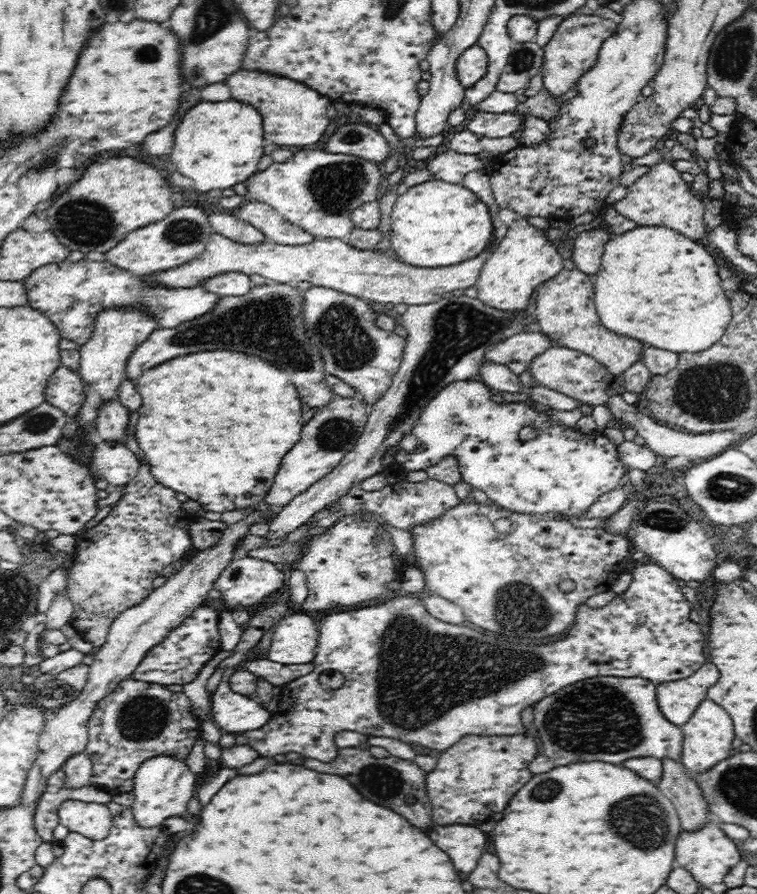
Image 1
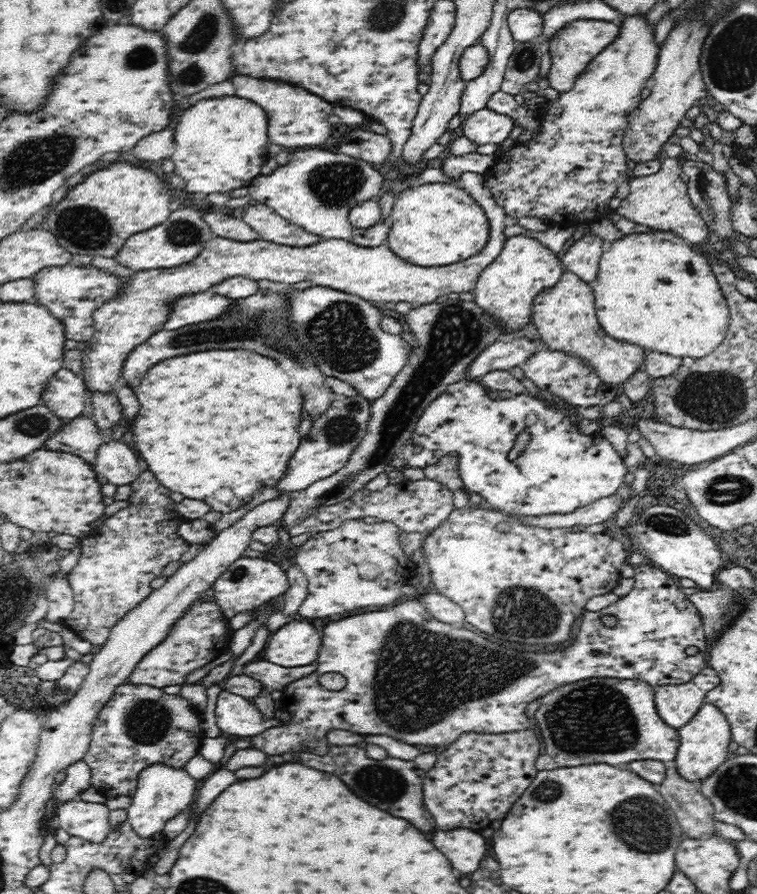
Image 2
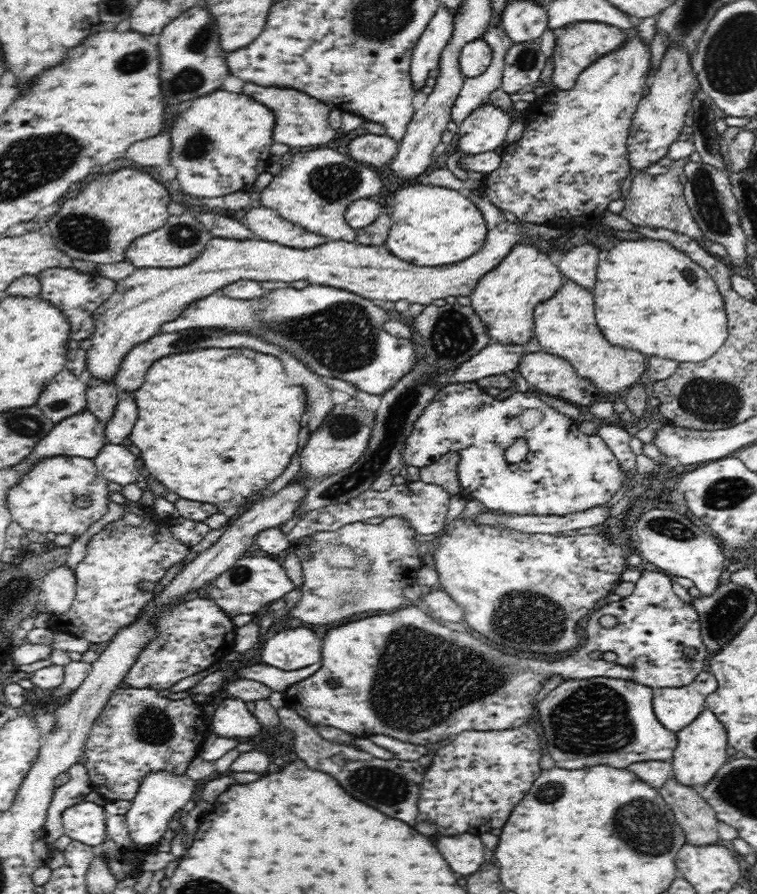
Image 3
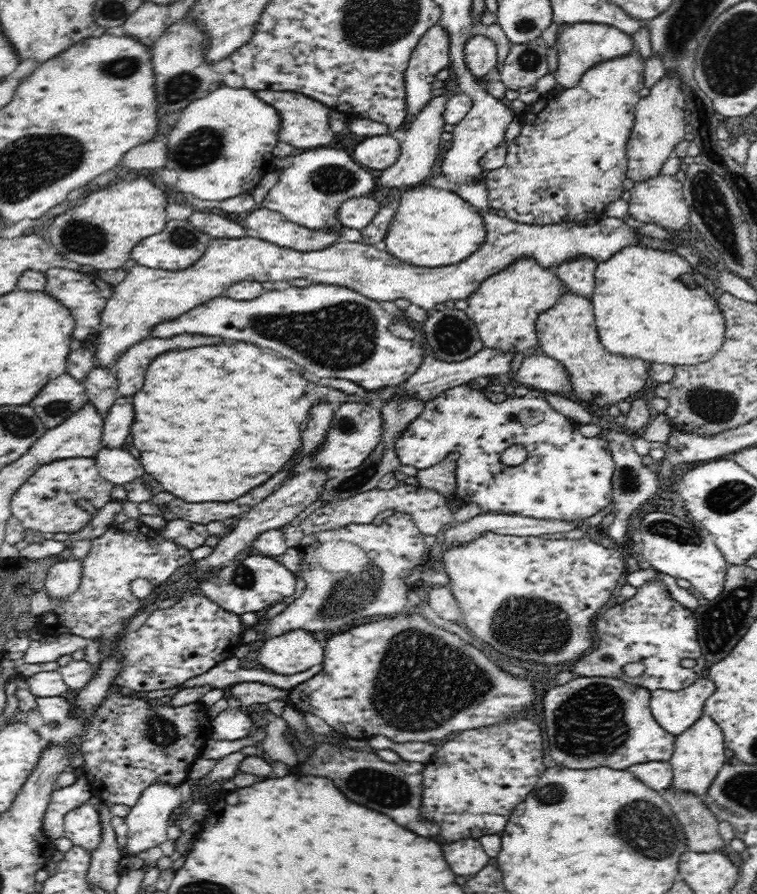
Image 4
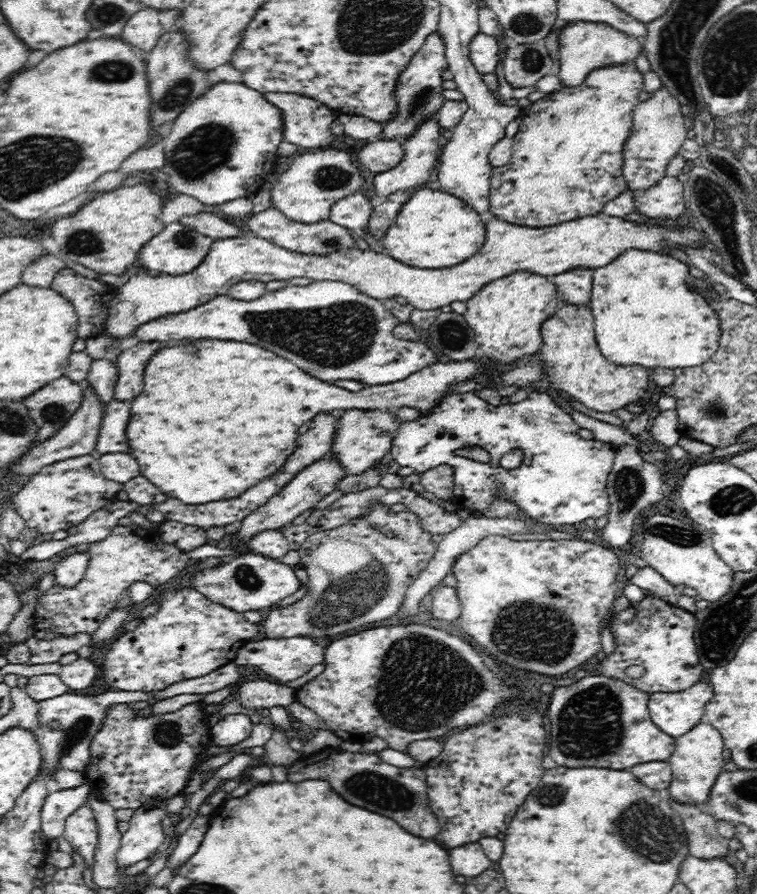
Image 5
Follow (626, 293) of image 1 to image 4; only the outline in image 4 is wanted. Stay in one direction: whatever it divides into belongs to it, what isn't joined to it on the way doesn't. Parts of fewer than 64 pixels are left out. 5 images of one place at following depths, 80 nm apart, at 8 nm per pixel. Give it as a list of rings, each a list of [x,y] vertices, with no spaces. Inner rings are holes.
[[[643,245],[627,246],[619,250],[608,262],[599,262],[596,266],[596,278],[591,296],[594,309],[595,325],[600,337],[600,343],[608,353],[622,357],[634,357],[649,363],[672,366],[697,365],[712,358],[725,342],[724,317],[716,307],[717,290],[706,278],[698,278],[704,284],[708,282],[710,292],[698,288],[688,288],[682,282],[682,274],[692,270],[692,266],[668,252],[660,252]]]

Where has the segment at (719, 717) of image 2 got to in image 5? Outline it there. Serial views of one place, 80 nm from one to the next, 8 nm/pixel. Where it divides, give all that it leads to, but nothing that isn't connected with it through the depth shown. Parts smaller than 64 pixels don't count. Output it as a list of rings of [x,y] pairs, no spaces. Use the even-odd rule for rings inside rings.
[[[700,723],[692,727],[686,734],[675,738],[674,752],[669,756],[673,777],[667,788],[672,800],[684,805],[696,805],[705,808],[712,786],[723,771],[725,744],[720,731],[708,723]]]

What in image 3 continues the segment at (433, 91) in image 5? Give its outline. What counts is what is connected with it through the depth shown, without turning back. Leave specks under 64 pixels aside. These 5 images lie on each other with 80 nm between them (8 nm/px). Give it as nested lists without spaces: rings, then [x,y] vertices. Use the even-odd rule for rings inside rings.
[[[440,6],[418,39],[411,56],[409,76],[414,93],[423,90],[430,71],[439,67],[444,47],[449,43],[453,30],[452,11]]]

